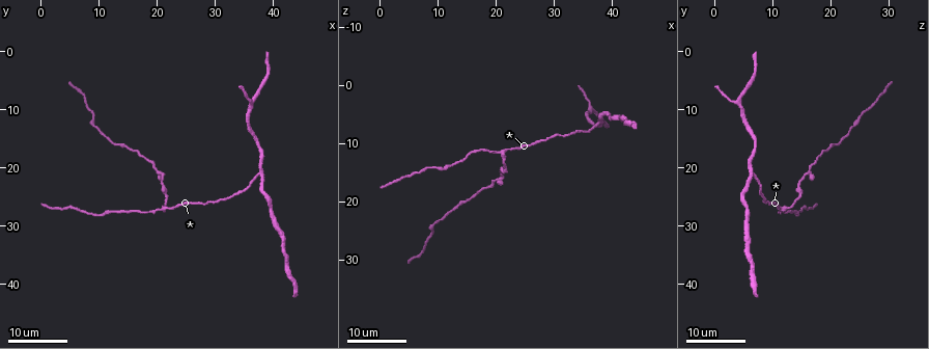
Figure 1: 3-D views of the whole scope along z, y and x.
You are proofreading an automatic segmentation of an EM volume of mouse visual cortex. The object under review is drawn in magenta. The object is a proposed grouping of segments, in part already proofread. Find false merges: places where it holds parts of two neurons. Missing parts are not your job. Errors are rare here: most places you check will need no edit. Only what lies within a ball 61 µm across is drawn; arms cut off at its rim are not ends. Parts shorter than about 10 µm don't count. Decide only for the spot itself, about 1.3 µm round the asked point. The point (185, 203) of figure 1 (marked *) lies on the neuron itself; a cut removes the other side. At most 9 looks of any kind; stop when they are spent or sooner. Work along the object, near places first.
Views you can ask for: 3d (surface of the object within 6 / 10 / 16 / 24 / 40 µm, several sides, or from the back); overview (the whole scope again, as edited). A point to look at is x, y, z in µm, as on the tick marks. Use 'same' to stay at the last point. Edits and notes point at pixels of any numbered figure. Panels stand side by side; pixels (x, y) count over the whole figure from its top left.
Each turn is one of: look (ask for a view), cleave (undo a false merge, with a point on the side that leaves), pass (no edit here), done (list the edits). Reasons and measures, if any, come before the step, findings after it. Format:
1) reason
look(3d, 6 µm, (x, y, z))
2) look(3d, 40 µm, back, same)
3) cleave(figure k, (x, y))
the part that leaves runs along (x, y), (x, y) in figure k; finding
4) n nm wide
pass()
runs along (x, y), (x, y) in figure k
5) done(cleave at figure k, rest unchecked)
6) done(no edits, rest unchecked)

arms part here
look(3d, 24 µm, (38.0, 20.5, 6.5))

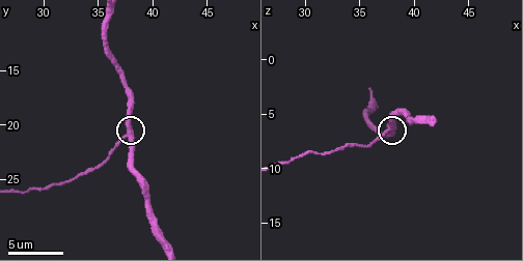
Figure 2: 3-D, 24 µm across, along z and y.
look(3d, 10 µm, same)

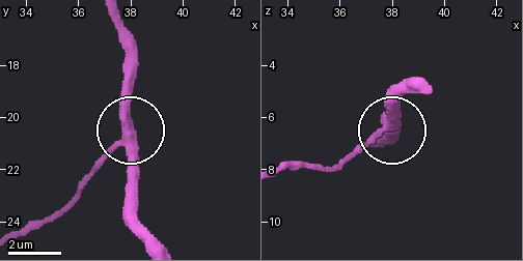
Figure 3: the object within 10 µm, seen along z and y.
360 nm wide
pass()
runs along (278, 169), (346, 160), (392, 131), (392, 111) in figure 3; continuous, no second neuron

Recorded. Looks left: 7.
three arms meet
look(3d, 16 µm, (20.5, 27.0, 11.5))

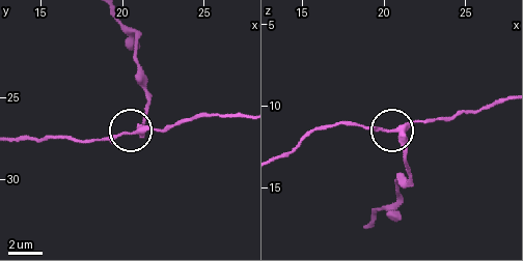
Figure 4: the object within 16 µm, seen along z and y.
look(3d, 6 µm, (21.0, 27.0, 11.8))

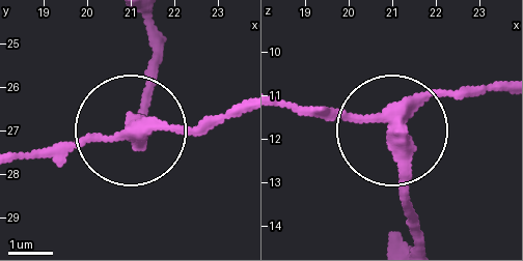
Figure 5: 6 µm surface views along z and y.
330 nm wide
pass()
runs along (236, 107), (24, 154) in figure 5; continuous, no second neuron

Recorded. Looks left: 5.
calibre changes
look(3d, 24 µm, (21.5, 23.0, 14.5))

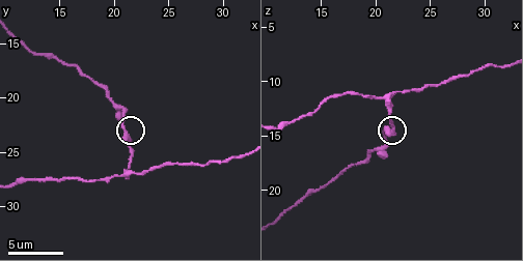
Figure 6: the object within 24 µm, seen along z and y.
look(3d, 10 µm, same)

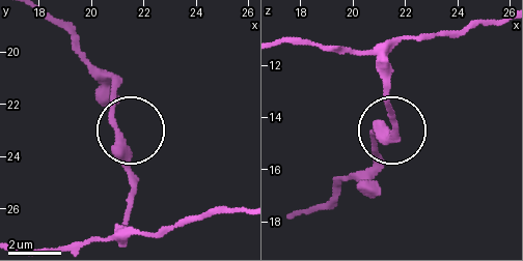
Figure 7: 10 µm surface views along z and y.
300 nm wide
pass()
continuous, no second neuron

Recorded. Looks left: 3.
calibre changes
look(3d, 10 µm, (12.4, 27.4, 13.6))

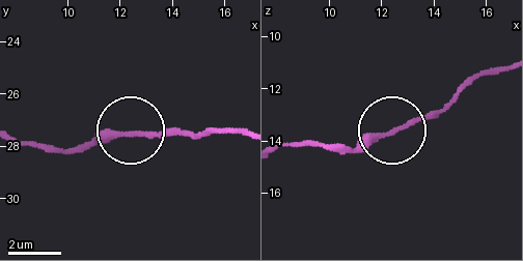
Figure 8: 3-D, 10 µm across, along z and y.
pass()
runs along (499, 70), (392, 131), (346, 146), (307, 146) in figure 8; all the same neuron

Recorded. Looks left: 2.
done(no edits, rest unchecked)

